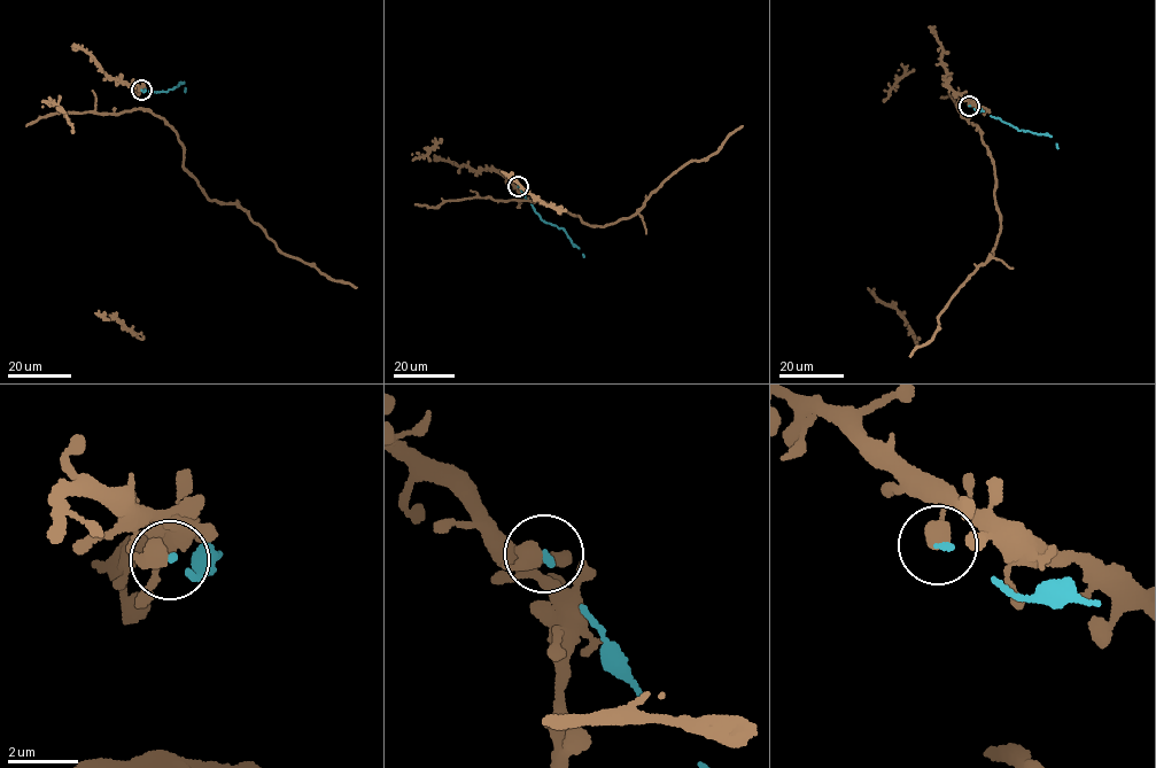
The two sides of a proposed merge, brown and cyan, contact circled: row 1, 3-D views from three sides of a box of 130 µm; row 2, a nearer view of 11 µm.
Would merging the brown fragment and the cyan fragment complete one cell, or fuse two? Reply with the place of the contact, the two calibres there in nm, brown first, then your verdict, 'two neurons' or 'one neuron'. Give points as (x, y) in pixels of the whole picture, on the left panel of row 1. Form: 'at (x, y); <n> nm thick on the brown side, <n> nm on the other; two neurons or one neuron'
at (141, 90); 500 nm thick on the brown side, 140 nm on the other; two neurons

